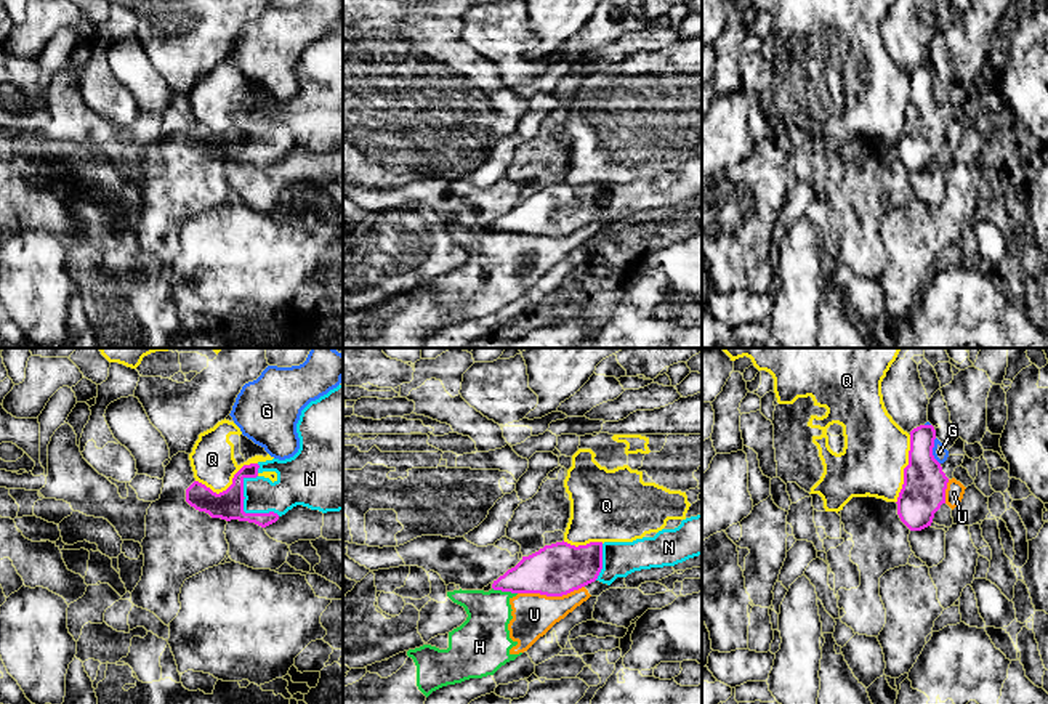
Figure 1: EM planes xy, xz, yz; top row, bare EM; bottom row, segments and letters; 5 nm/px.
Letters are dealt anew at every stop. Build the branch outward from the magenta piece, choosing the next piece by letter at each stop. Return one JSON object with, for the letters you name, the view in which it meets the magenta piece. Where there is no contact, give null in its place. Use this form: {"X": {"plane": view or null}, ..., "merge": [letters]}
{"N": {"plane": "xy"}, "merge": ["N"]}

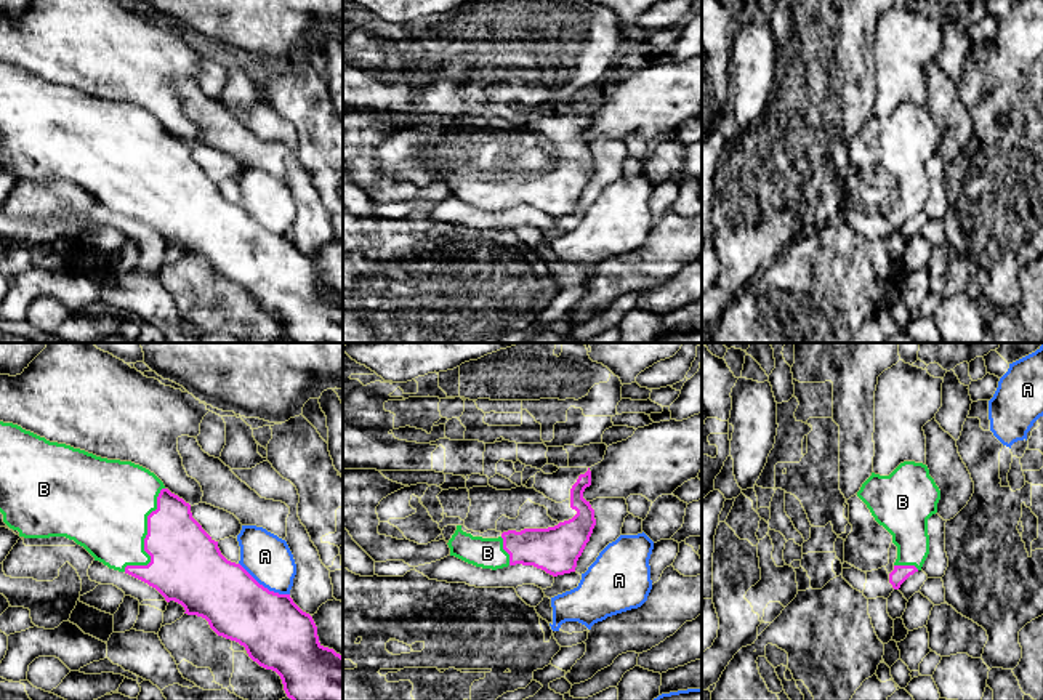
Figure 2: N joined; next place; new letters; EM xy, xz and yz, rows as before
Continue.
{"B": {"plane": "xy"}, "merge": ["B"]}

